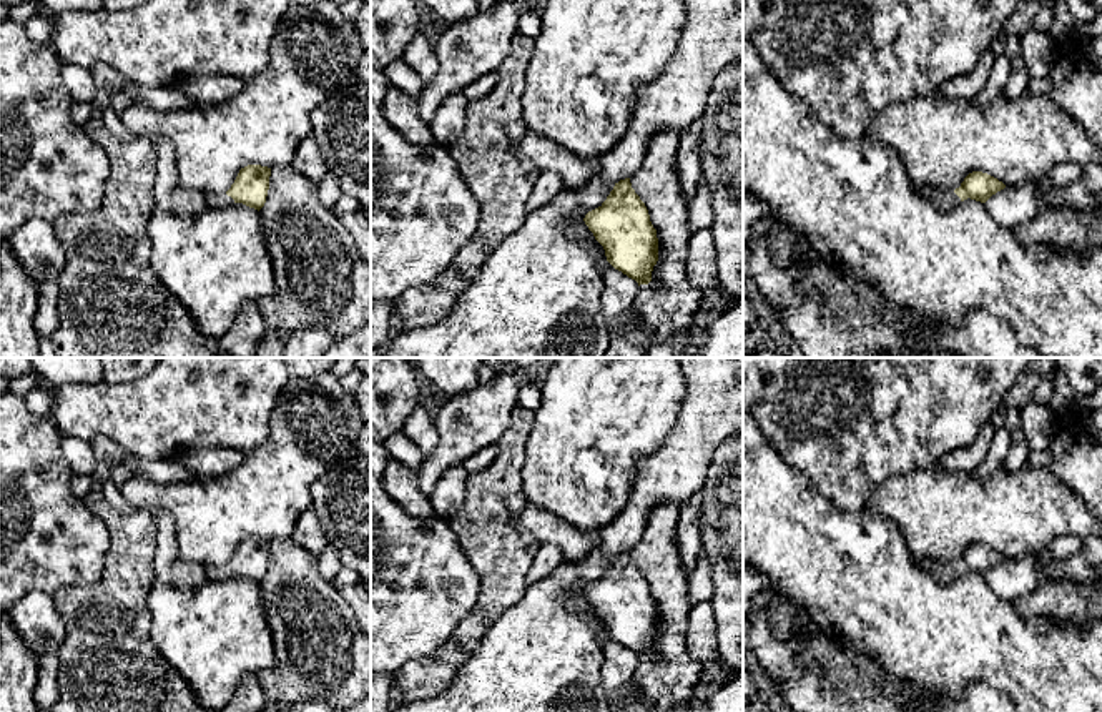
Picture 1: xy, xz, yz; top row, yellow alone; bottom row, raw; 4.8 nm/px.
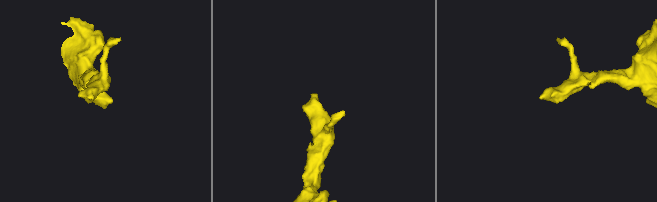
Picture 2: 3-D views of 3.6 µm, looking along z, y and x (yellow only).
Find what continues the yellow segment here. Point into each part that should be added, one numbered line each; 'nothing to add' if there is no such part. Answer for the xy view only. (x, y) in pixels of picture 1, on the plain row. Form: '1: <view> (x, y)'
1: xy (213, 571)

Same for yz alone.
1: yz (944, 573)

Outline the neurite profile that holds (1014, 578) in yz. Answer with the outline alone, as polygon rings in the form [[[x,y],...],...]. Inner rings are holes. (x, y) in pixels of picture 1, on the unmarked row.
[[[1032,556],[1006,557],[984,579],[996,596],[1011,602],[1041,586],[1042,566]]]

